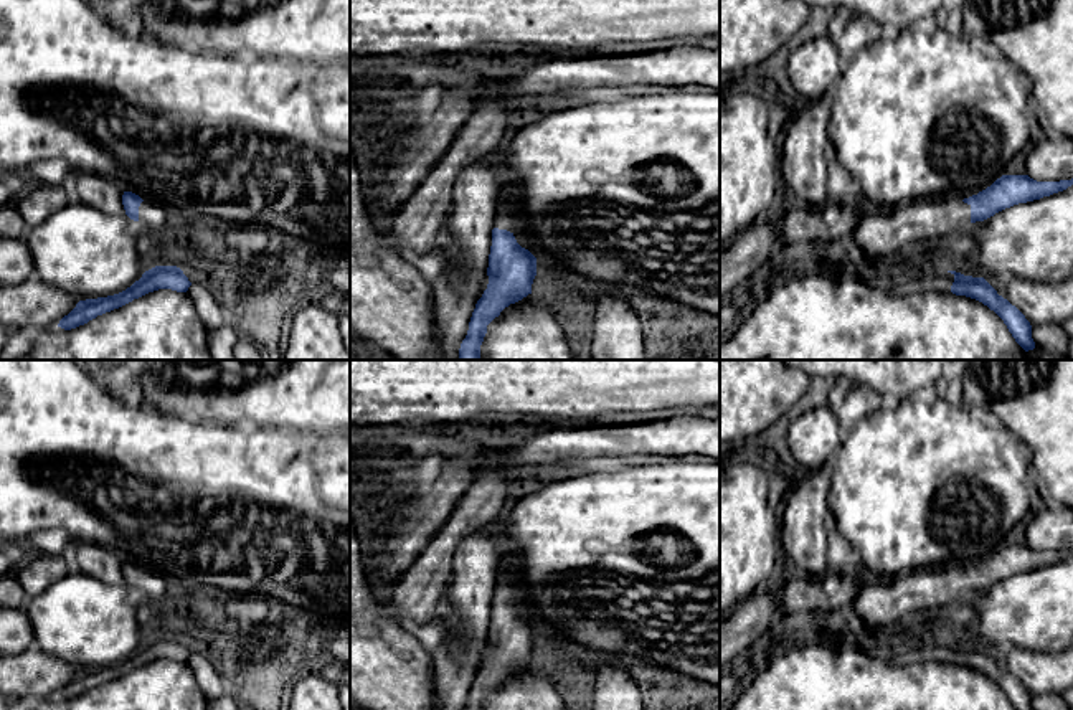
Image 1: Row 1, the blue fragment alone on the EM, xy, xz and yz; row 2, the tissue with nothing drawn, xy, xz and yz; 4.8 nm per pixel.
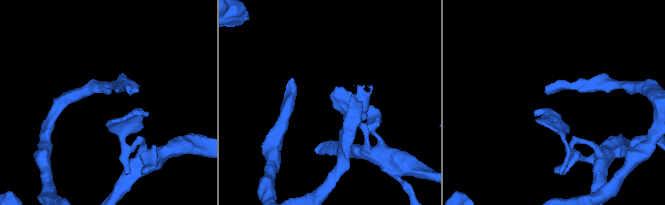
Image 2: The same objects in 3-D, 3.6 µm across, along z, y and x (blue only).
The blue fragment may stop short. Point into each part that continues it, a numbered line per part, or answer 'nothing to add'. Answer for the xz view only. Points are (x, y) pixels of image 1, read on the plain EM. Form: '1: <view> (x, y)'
1: xz (507, 586)

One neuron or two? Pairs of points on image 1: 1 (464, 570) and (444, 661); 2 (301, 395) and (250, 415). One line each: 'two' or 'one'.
1: one
2: one

